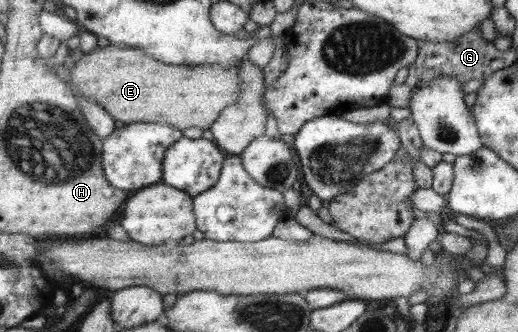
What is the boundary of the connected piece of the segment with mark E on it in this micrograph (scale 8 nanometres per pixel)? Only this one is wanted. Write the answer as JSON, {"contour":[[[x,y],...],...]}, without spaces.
{"contour":[[[108,45],[106,48],[99,47],[90,54],[82,56],[76,61],[76,66],[70,72],[70,86],[74,94],[88,94],[102,102],[110,114],[114,114],[116,120],[122,120],[126,124],[132,122],[158,122],[158,124],[170,124],[174,128],[184,130],[198,126],[204,130],[209,129],[219,114],[241,97],[239,83],[239,70],[241,62],[234,66],[224,65],[200,65],[200,66],[166,66],[160,60],[154,60],[152,56],[146,56],[142,50],[116,45]]]}

